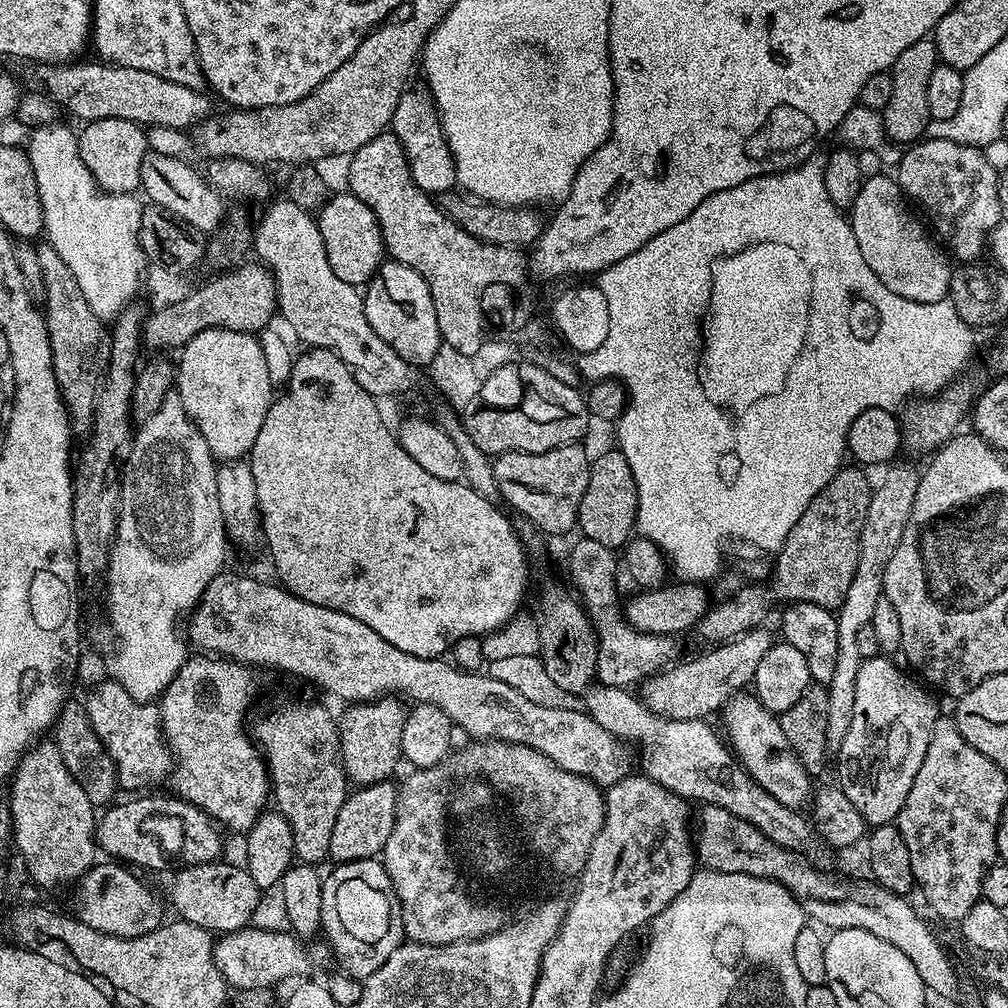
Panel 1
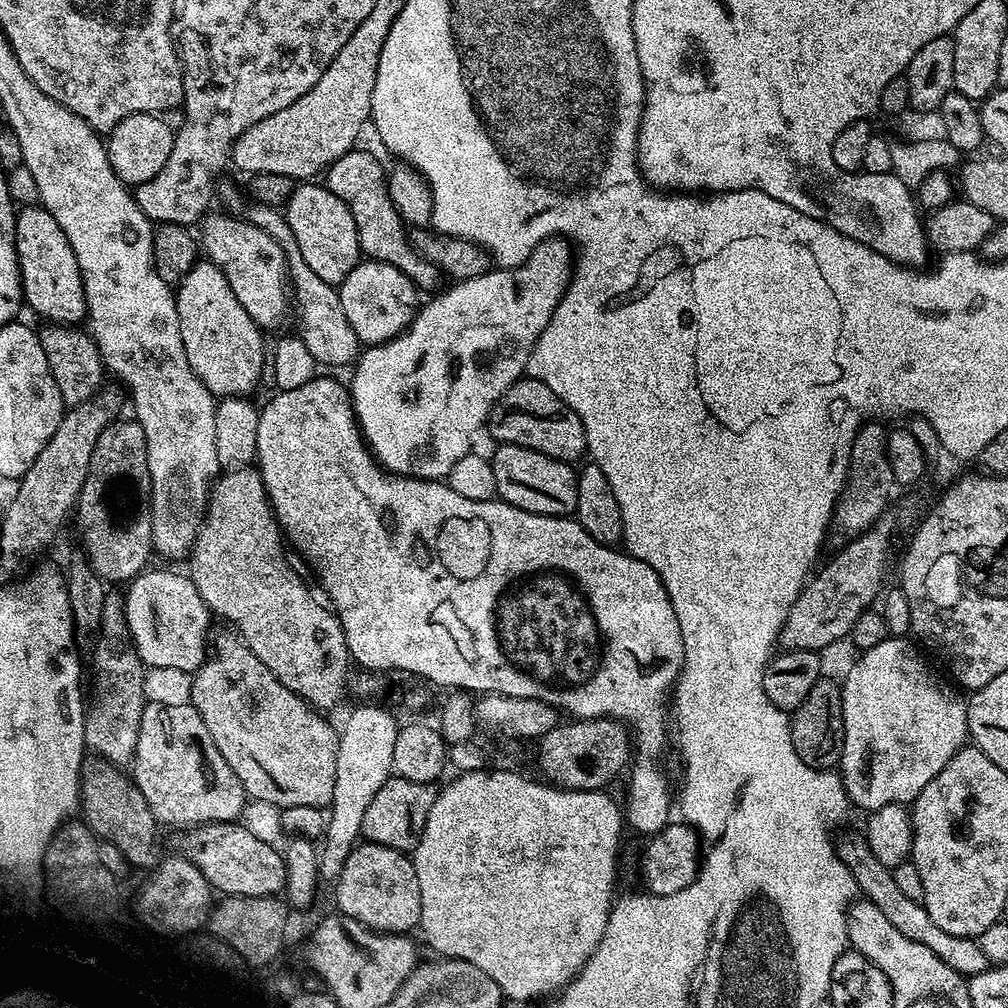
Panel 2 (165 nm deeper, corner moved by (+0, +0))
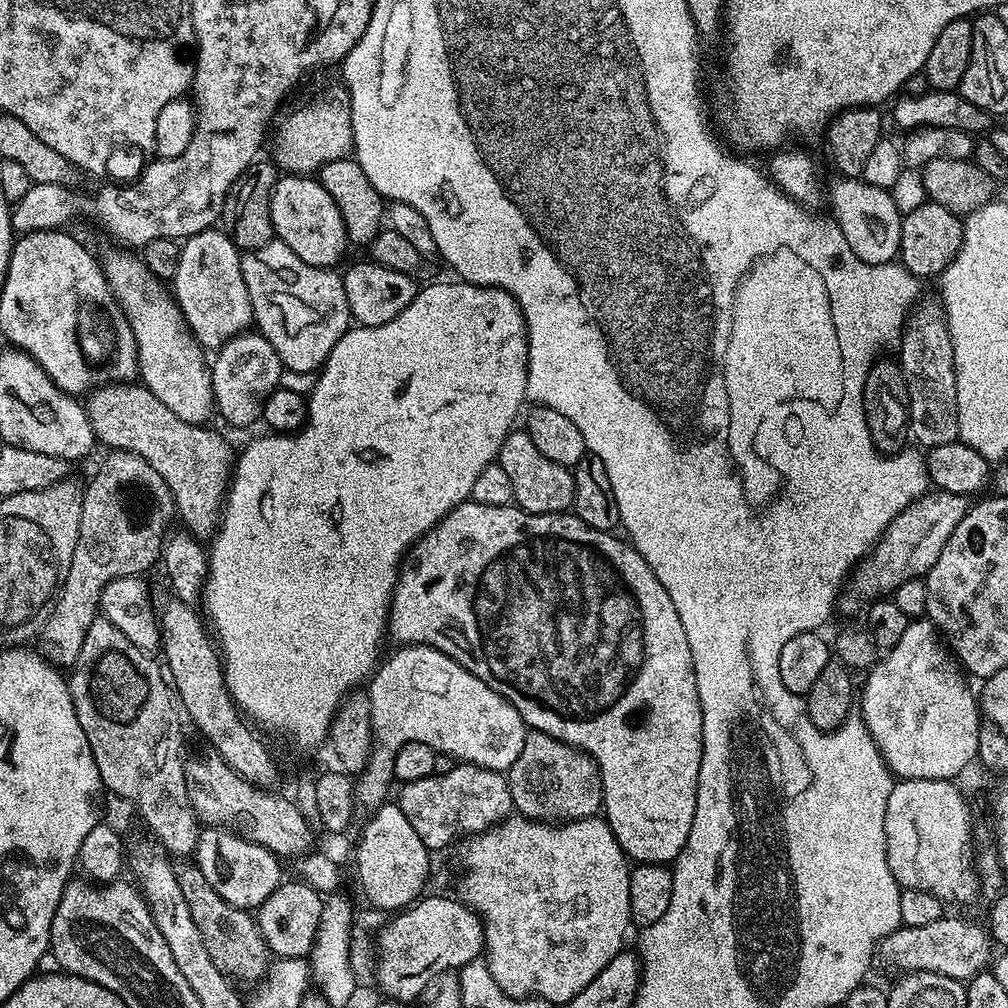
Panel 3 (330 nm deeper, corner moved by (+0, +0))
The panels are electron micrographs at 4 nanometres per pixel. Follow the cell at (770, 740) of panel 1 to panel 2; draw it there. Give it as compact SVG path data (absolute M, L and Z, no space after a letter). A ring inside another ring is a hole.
M863 831L848 832L844 836L844 841L839 841L838 851L842 862L850 870L856 882L857 889L862 893L863 899L869 900L887 918L901 934L906 934L906 938L914 938L914 942L922 942L926 950L934 950L950 970L954 970L959 976L970 978L974 974L982 974L990 967L988 956L983 953L979 939L971 936L959 936L958 934L946 934L931 919L930 914L926 914L923 903L914 898L910 898L894 882L894 874L891 868L887 868L870 850L868 837Z

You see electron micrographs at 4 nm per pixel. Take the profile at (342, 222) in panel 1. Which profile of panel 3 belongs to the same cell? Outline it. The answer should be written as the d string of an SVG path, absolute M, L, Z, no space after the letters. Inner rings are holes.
M284 174L277 179L270 198L270 218L275 239L290 246L310 266L335 269L344 256L344 248L349 247L346 226L334 198L311 175Z

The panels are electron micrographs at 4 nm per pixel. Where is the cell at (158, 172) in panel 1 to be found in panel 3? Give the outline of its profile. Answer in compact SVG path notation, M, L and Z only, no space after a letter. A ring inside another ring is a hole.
M273 238L269 244L255 248L253 252L244 252L240 257L242 266L242 282L246 282L246 290L250 294L252 318L260 335L274 346L281 364L289 373L312 372L324 367L330 350L338 342L338 338L346 335L353 323L350 306L346 302L346 286L343 275L330 268L310 266L290 250L282 241Z

